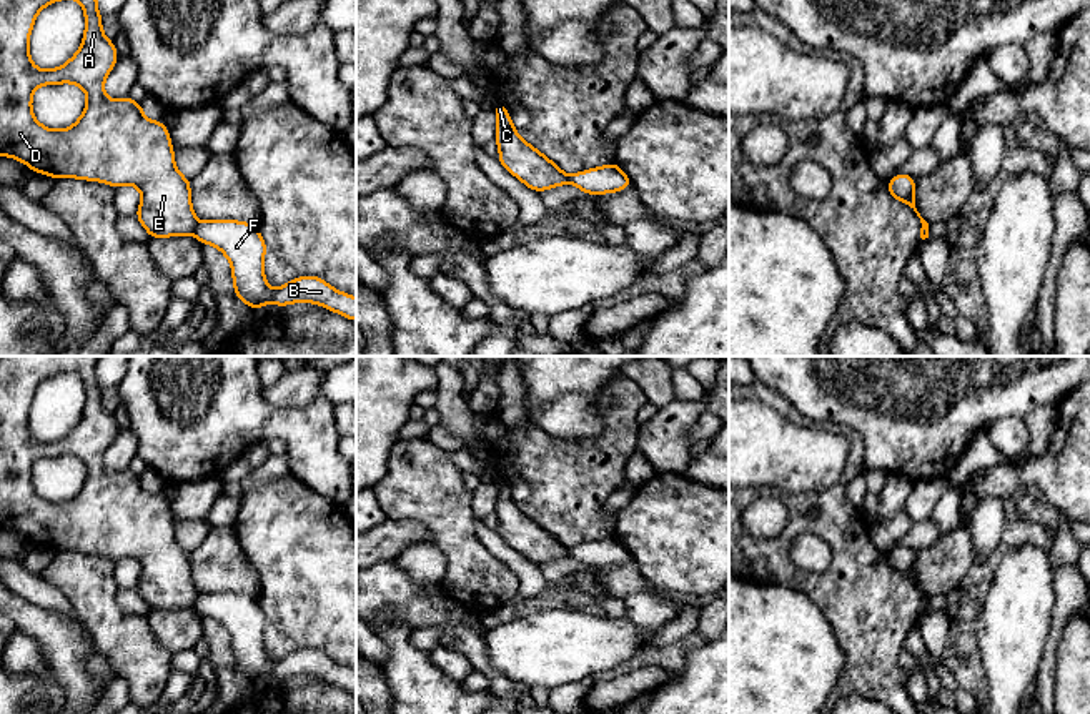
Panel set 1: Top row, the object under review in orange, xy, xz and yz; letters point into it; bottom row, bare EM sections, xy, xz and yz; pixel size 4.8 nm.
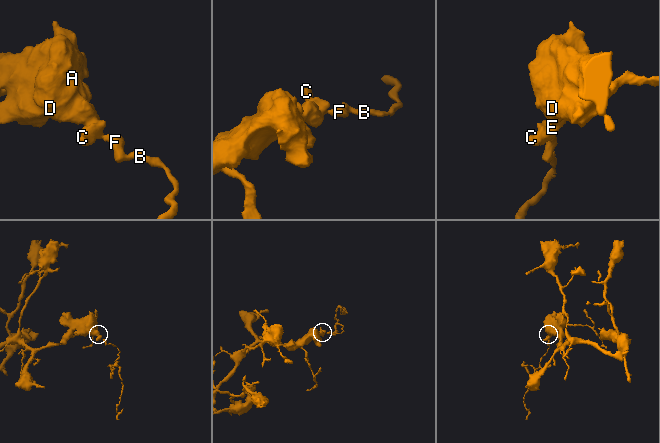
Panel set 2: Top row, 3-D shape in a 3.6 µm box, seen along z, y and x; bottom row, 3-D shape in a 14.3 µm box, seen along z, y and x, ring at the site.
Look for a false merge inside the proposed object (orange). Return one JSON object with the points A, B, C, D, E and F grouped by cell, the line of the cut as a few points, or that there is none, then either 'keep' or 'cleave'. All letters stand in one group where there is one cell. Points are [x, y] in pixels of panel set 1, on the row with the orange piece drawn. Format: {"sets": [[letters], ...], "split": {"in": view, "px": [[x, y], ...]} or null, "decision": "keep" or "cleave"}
{"sets": [["A", "C", "D", "E"], ["B", "F"]], "split": {"in": "xy", "px": [[198, 223], [192, 233]]}, "decision": "cleave"}

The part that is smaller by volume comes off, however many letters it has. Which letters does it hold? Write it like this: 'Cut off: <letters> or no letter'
Cut off: B, F

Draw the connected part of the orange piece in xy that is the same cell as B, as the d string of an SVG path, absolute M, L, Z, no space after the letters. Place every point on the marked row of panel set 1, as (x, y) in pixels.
M200 221L193 235L203 245L215 245L230 260L235 295L250 308L258 311L266 303L288 306L306 301L356 321L356 298L320 276L300 276L271 290L265 280L266 243L253 223Z

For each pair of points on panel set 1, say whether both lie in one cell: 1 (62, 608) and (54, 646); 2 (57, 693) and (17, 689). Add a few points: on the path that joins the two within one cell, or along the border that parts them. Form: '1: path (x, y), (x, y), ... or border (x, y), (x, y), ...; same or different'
1: border (24, 599), (69, 619), (77, 619); different
2: border (17, 674), (35, 674), (44, 686); different

